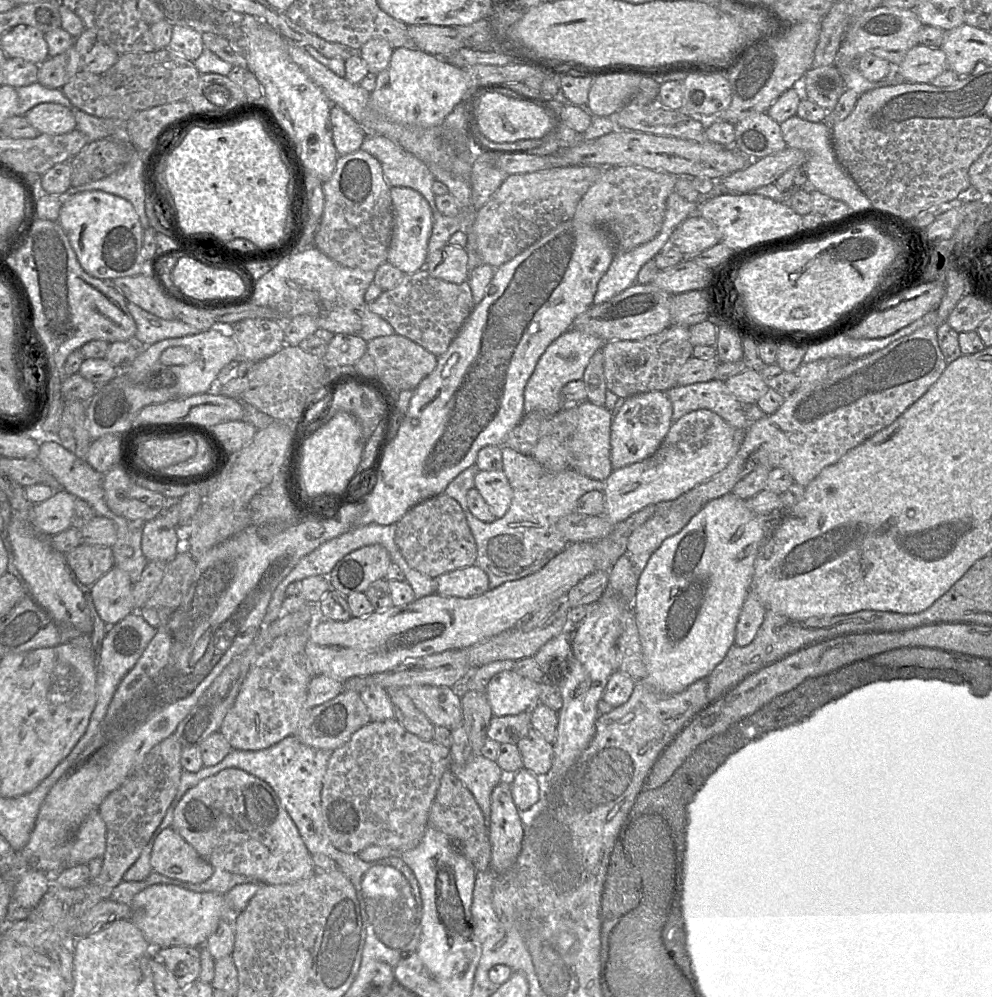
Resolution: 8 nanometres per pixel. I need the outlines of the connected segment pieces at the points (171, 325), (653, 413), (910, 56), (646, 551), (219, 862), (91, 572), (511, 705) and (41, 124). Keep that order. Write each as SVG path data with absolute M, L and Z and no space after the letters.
M127 301L127 309L136 324L133 341L141 347L149 346L164 339L194 335L201 332L180 320L159 318L132 302Z
M652 391L632 395L617 402L610 435L610 454L613 470L640 462L653 455L673 423L672 403L666 392Z
M916 45L905 55L899 66L894 66L901 78L910 83L931 83L948 69L947 58L941 49Z
M685 493L656 505L653 516L636 528L628 539L625 554L637 577L662 542L680 532L702 508L701 503L688 501Z
M238 768L205 778L179 801L172 822L175 829L214 868L240 874L266 885L290 884L310 877L316 869L293 820L265 781Z
M80 544L65 556L75 577L81 584L88 587L114 567L111 547Z
M513 669L495 674L486 688L494 716L531 711L539 703L540 683L517 674Z
M41 103L27 111L25 117L40 134L59 135L76 129L74 110L57 103Z

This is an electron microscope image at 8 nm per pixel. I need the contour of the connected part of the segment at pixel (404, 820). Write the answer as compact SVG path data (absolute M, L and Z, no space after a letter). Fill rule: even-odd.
M396 718L385 721L370 721L356 731L347 743L335 749L329 759L321 792L321 806L324 829L331 843L342 852L357 855L369 846L384 846L398 851L407 851L417 847L429 824L430 808L438 791L441 777L447 769L450 769L451 764L450 748L438 744L434 740L421 740L416 735L407 731Z

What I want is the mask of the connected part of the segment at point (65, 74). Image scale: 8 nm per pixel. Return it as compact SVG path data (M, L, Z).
M74 45L65 52L48 57L39 65L37 82L41 85L61 89L80 71L80 58Z

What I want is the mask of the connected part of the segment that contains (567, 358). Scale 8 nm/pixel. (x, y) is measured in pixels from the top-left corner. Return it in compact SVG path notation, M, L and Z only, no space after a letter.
M569 329L553 341L540 357L524 391L524 411L556 414L569 404L562 395L563 387L576 380L582 380L591 357L601 350L605 341L594 335Z

